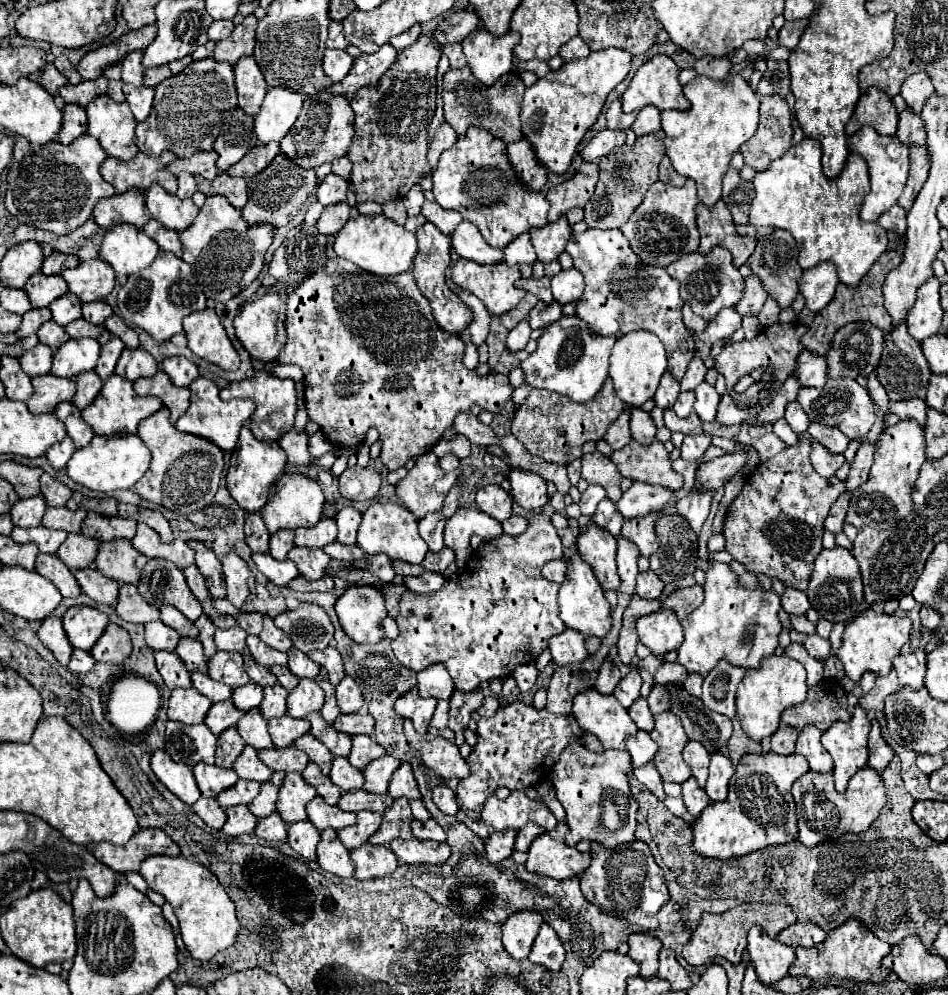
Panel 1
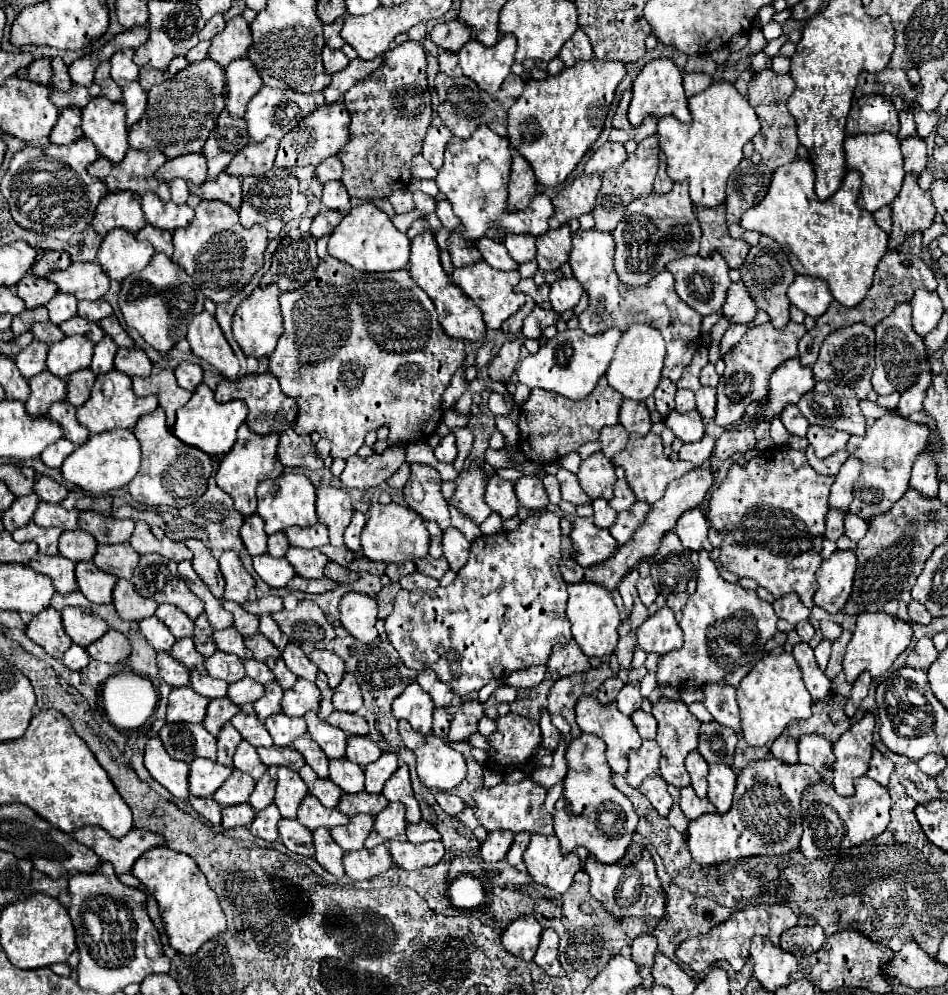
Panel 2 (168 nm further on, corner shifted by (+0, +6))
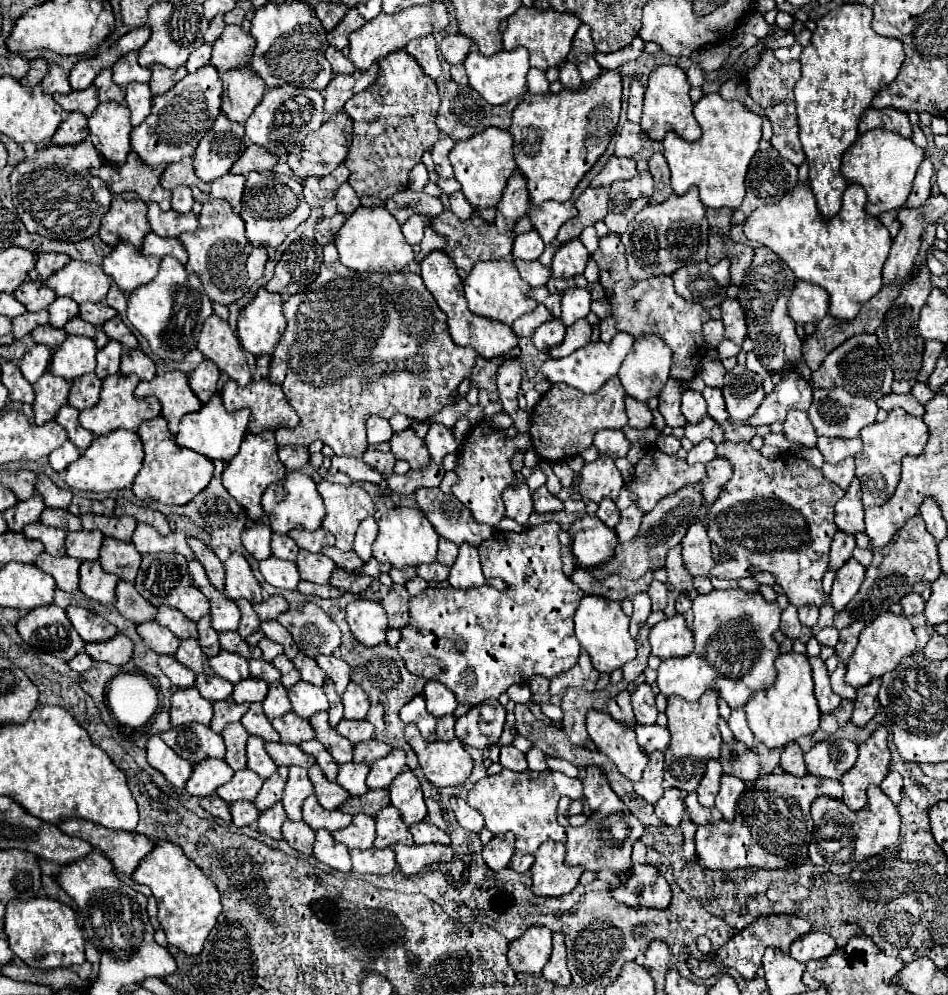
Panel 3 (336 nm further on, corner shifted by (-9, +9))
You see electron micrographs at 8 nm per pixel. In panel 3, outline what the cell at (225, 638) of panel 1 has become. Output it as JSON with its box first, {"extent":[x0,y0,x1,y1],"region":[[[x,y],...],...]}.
{"extent":[220,630,250,658],"region":[[[236,630],[234,632],[220,632],[220,648],[240,654],[244,658],[250,658],[250,646]]]}

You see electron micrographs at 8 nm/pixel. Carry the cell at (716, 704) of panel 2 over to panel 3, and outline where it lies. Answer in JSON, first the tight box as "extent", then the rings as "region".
{"extent":[728,710,756,748],"region":[[[732,710],[730,718],[728,718],[728,726],[730,730],[734,732],[734,736],[738,740],[742,740],[748,748],[756,748],[756,742],[754,742],[754,734],[750,732],[748,728],[748,720],[746,720],[746,712],[744,710]]]}

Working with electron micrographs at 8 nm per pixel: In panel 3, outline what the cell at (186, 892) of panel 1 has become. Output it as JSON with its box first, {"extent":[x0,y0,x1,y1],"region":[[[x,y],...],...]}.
{"extent":[132,842,222,954],"region":[[[172,842],[158,844],[134,870],[132,878],[146,884],[158,900],[158,920],[168,936],[168,942],[186,954],[202,952],[202,946],[222,912],[220,894],[210,878],[196,866],[180,846]]]}

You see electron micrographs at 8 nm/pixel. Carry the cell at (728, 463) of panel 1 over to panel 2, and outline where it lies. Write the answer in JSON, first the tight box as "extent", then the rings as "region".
{"extent":[559,467,713,591],"region":[[[699,467],[699,469],[695,469],[693,473],[687,473],[687,475],[681,477],[681,479],[671,481],[669,487],[667,487],[667,491],[665,491],[665,495],[663,495],[657,503],[651,505],[651,509],[649,509],[645,521],[639,525],[639,529],[633,533],[633,537],[631,537],[625,545],[621,545],[613,557],[609,557],[609,559],[603,561],[603,563],[591,565],[591,567],[581,567],[581,565],[577,565],[577,561],[573,561],[573,559],[561,559],[559,565],[561,565],[561,575],[563,575],[565,583],[597,583],[597,585],[605,587],[607,591],[615,591],[615,589],[619,587],[621,579],[623,579],[631,569],[635,569],[643,559],[651,559],[651,557],[657,555],[659,543],[661,543],[663,535],[669,533],[669,531],[675,527],[677,519],[679,519],[685,511],[695,509],[695,507],[699,507],[699,505],[703,503],[705,493],[707,493],[707,489],[711,487],[711,483],[713,483],[713,473],[711,473],[709,467]]]}

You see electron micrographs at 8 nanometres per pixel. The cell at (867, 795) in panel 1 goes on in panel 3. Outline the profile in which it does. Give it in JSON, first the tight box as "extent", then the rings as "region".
{"extent":[810,786,900,874],"region":[[[870,786],[866,808],[856,812],[838,798],[816,798],[812,806],[812,820],[814,838],[810,842],[810,860],[832,874],[848,874],[858,862],[882,852],[886,846],[892,846],[898,840],[900,830],[900,814],[894,802],[890,802],[878,786]]]}

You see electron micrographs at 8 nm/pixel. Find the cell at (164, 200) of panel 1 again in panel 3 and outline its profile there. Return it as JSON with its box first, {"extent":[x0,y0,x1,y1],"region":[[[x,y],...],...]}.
{"extent":[148,202,198,236],"region":[[[148,202],[148,220],[158,236],[180,236],[182,232],[194,232],[198,228],[198,216],[194,212],[178,214],[176,210],[162,212],[156,202]]]}

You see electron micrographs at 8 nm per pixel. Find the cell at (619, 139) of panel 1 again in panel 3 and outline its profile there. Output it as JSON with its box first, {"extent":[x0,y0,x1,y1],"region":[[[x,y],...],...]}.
{"extent":[592,156,636,186],"region":[[[610,156],[604,168],[594,176],[592,184],[594,186],[610,186],[614,180],[624,180],[636,176],[636,160],[634,158],[620,158],[620,156]]]}

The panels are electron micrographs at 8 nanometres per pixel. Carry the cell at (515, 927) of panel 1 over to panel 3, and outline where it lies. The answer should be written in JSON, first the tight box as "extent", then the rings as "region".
{"extent":[508,926,552,974],"region":[[[530,926],[524,936],[508,946],[512,968],[522,972],[540,974],[552,952],[552,932],[546,926]]]}

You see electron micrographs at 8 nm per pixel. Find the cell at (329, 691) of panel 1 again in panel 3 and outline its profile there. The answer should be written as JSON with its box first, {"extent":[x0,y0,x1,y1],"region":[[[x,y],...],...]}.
{"extent":[324,678,342,726],"region":[[[326,678],[326,682],[324,682],[324,692],[326,692],[328,700],[330,700],[330,710],[328,710],[330,726],[336,726],[342,720],[342,702],[340,702],[340,696],[336,694],[334,682],[330,682],[330,678]]]}

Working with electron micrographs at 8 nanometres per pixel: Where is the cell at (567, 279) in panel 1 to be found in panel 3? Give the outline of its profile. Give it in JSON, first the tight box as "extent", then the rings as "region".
{"extent":[562,288,590,326],"region":[[[568,288],[562,294],[562,316],[564,326],[572,326],[576,320],[586,318],[590,312],[590,290],[588,288]]]}

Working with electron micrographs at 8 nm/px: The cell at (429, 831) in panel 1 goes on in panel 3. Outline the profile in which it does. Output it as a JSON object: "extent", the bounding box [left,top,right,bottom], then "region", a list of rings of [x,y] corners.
{"extent":[410,820,450,844],"region":[[[422,820],[422,822],[418,822],[418,824],[412,824],[412,826],[410,826],[410,832],[412,832],[416,844],[430,844],[430,842],[450,844],[450,836],[448,836],[444,830],[432,826],[432,824],[426,822],[426,820]]]}

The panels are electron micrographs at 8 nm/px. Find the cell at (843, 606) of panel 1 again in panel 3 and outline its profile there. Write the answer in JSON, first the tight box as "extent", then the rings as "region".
{"extent":[830,558,864,612],"region":[[[850,558],[850,562],[846,562],[846,566],[842,566],[842,570],[836,572],[830,592],[830,604],[838,612],[842,612],[846,604],[856,596],[862,582],[864,582],[864,566],[858,560]]]}

